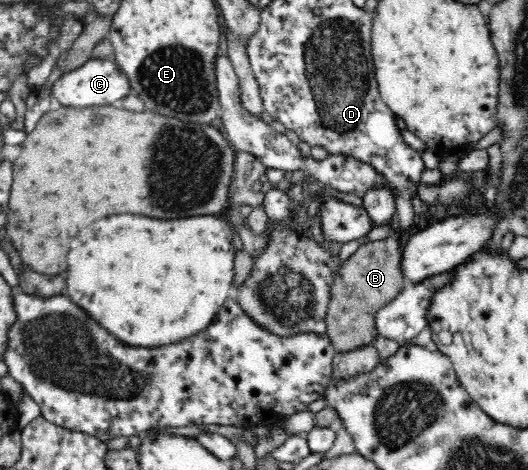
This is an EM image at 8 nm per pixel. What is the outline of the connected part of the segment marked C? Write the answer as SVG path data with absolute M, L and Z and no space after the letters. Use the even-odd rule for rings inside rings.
M93 58L83 65L64 72L53 84L52 95L63 106L81 108L101 105L113 105L129 95L129 78L120 70L119 64L112 59Z

